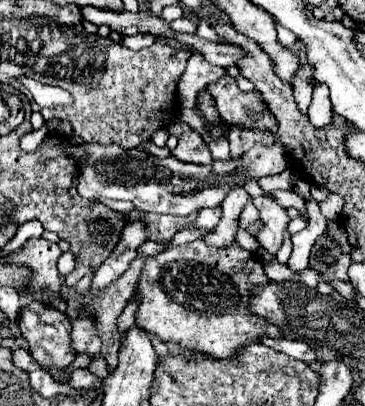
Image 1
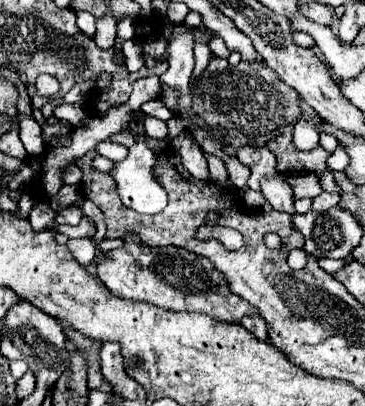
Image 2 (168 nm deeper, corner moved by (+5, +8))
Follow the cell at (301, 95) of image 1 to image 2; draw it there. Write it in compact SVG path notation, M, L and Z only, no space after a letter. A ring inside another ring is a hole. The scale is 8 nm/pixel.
M298 100L298 106L302 108L302 116L294 124L294 144L296 144L296 148L308 150L318 144L320 116L304 100Z

